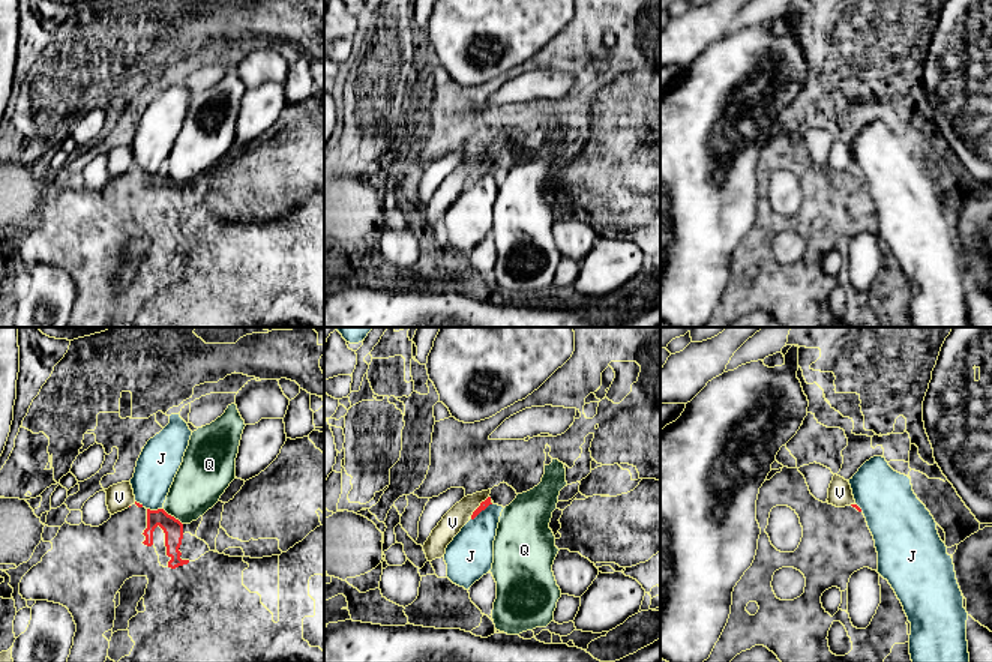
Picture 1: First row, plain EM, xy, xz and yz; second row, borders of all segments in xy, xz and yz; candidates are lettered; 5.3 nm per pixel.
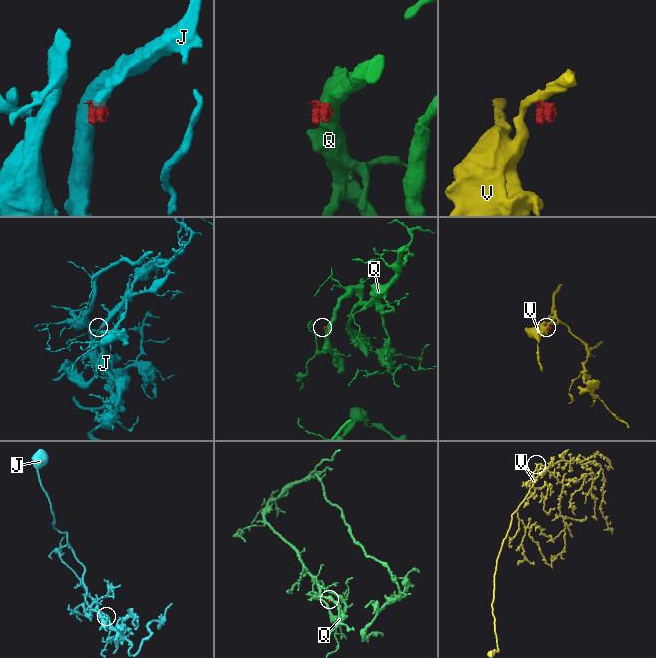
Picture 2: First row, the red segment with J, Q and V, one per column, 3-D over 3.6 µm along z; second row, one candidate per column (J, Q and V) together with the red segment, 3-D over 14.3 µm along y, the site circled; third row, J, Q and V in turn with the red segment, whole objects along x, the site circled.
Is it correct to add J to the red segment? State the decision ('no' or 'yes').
no

